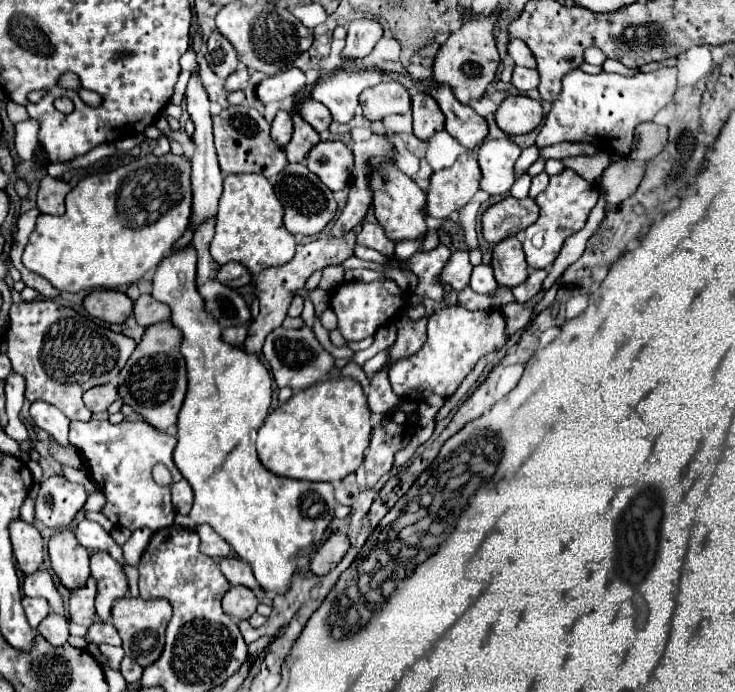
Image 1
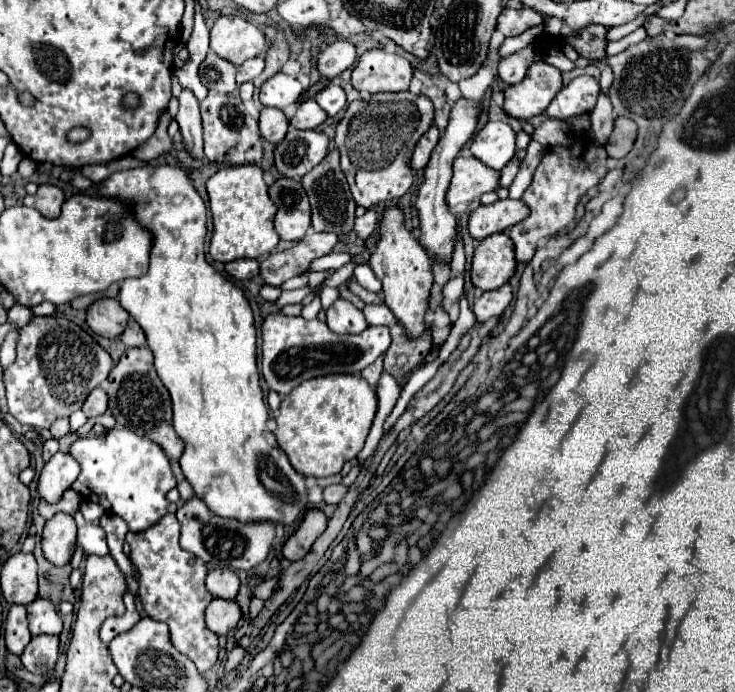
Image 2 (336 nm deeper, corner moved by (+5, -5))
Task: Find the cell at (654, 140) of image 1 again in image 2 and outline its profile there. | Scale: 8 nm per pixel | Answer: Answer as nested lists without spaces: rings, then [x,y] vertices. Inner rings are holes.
[[[618,116],[614,122],[614,132],[610,134],[608,142],[604,144],[608,156],[616,160],[624,158],[630,152],[632,142],[636,140],[636,132],[638,132],[638,126],[630,118]]]

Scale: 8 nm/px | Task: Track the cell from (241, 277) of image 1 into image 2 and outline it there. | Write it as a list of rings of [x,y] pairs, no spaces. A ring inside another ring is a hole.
[[[244,258],[232,260],[224,268],[236,280],[252,280],[254,276],[258,276],[258,260],[252,260],[252,258],[248,258],[248,260],[244,260]]]

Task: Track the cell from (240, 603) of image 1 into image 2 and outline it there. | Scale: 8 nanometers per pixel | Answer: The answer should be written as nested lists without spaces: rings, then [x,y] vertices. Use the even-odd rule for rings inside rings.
[[[214,598],[206,608],[206,626],[218,636],[232,632],[240,624],[240,620],[242,620],[240,606],[232,600]]]

